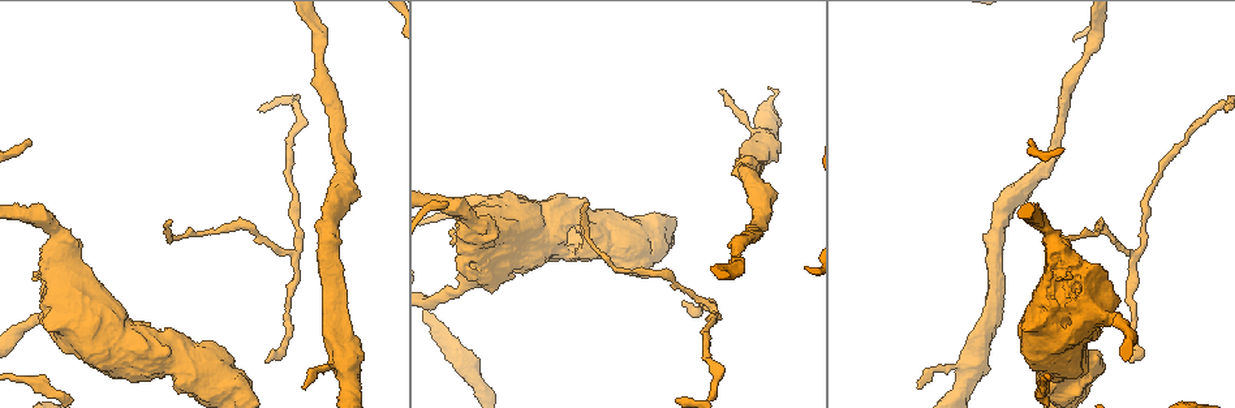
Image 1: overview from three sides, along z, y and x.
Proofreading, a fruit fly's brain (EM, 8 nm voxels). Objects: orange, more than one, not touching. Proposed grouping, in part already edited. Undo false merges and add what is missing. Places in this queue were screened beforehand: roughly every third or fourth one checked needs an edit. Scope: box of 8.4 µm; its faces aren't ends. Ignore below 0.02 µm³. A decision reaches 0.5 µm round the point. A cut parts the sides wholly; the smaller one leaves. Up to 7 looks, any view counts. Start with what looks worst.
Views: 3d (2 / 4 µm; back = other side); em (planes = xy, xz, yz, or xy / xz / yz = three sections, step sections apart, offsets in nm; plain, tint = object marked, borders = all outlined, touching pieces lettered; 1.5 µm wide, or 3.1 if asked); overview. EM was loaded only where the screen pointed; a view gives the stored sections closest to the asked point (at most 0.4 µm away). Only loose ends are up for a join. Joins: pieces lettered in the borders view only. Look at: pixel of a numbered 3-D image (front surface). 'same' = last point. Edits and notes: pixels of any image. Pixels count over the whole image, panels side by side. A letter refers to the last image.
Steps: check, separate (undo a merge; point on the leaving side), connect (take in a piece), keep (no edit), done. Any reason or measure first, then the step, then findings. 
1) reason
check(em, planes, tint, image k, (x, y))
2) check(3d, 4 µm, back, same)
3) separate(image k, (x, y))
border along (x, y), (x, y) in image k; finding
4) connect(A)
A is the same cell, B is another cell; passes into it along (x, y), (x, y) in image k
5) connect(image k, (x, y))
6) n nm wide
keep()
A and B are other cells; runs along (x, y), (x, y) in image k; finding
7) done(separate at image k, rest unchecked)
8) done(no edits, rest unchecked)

thin end
check(3d, 4 µm, image 1, (265, 360))

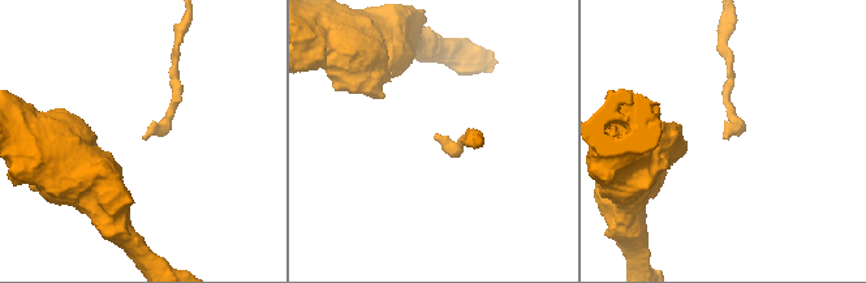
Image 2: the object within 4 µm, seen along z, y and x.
now the EM
check(em, planes, borders, image 2, (145, 138))

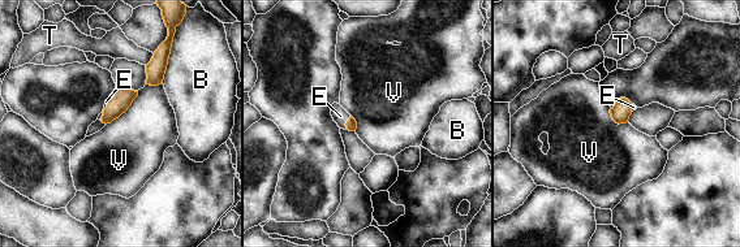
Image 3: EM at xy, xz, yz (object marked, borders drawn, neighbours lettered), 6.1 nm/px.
V touches over 300 nm
connect(image 3, (340, 116))
E is the same cell, B, T and V are other cells; passes into it along (351, 124), (347, 122), (340, 116) in image 3; the cell continues

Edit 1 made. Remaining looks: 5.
branch point
check(em, planes, tint, image 1, (713, 303))

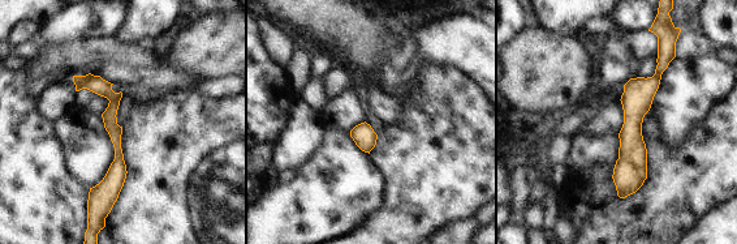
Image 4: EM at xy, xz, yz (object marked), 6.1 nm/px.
what lies round it
check(em, planes, borders, same)

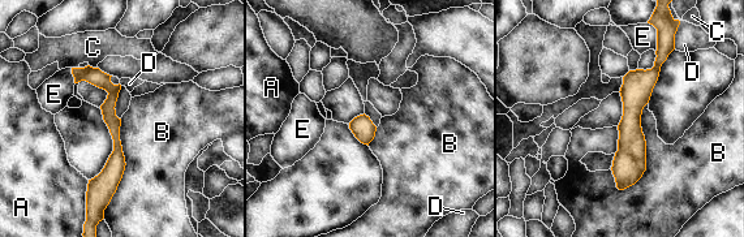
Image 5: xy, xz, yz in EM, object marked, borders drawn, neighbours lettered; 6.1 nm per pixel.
B touches over 600 nm
keep()
A, B, C, D and E are other cells; continuous, no second cell

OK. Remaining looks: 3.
see it whole again
check(overview)

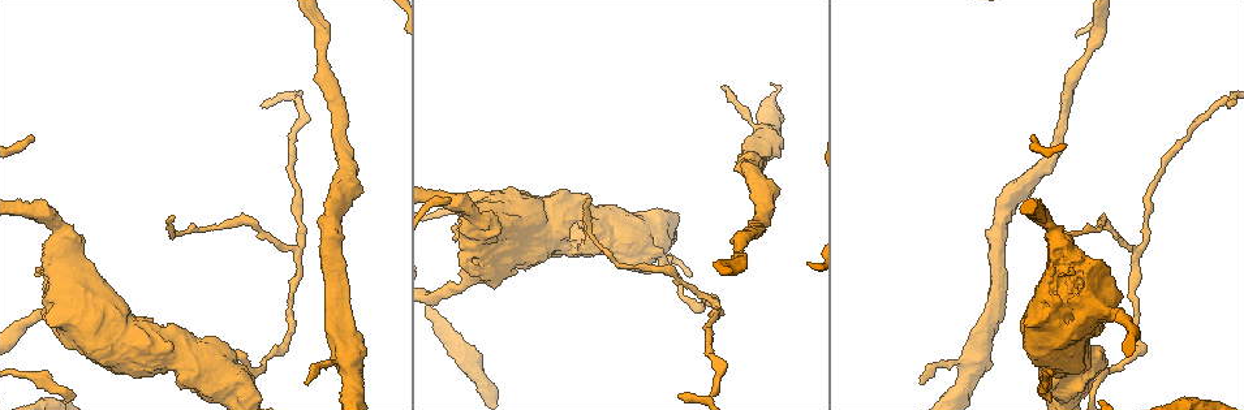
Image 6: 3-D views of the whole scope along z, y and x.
thick turns thin
check(em, planes, borders, image 6, (1117, 314))

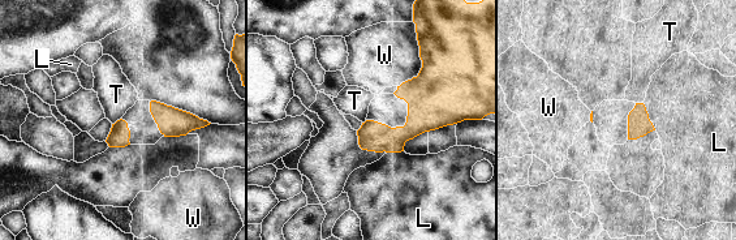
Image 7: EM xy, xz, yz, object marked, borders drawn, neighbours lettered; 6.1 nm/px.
110 nm wide
keep()
L, T and W are other cells; border along (120, 118), (112, 124) in image 7; continuous, no second cell

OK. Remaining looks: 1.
done(connect at image 3, rest unchecked)

